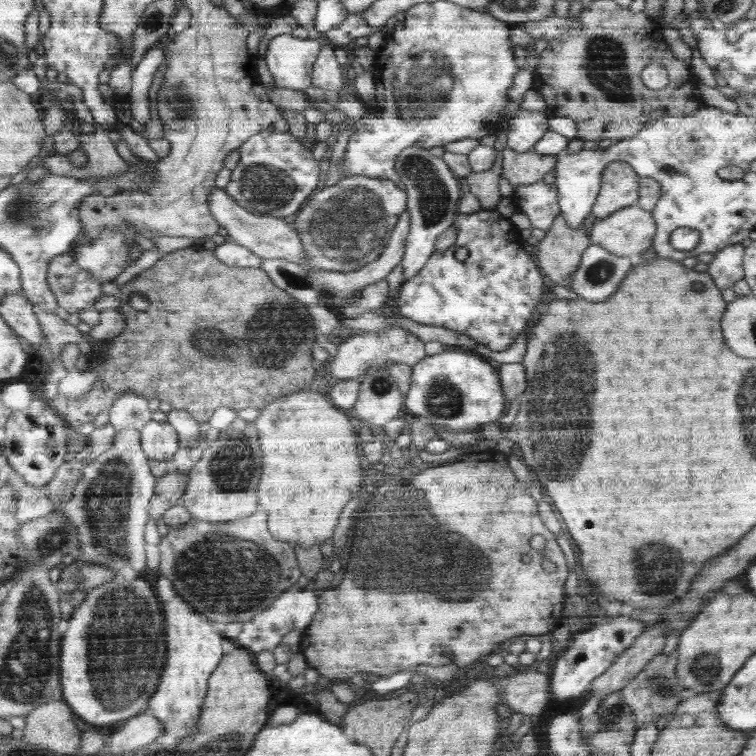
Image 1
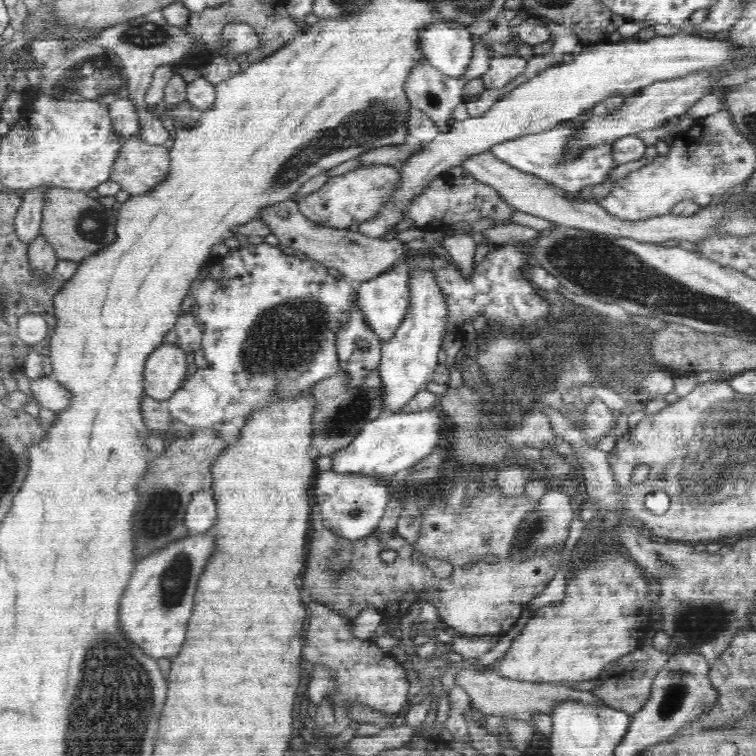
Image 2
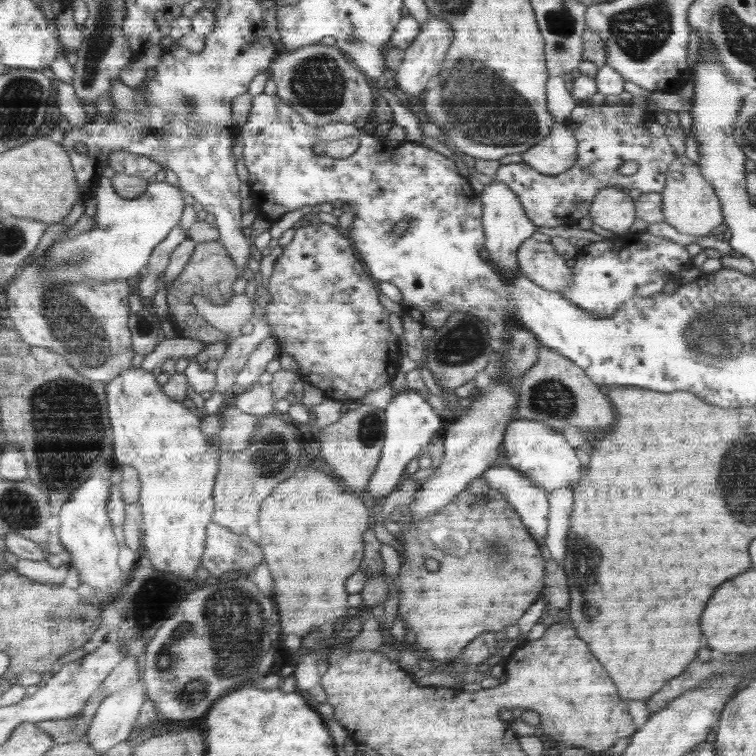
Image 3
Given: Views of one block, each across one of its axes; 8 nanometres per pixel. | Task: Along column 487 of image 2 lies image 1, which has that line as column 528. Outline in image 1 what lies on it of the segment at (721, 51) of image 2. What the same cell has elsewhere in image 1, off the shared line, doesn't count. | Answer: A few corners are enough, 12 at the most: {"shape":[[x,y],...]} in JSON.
{"shape":[[520,108],[507,121],[508,148],[524,153],[546,135],[544,111]]}

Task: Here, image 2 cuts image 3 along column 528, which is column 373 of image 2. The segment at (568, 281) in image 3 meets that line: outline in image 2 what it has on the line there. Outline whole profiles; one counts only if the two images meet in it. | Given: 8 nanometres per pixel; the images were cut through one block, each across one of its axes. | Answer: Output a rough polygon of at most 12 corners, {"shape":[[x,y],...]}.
{"shape":[[295,200],[255,218],[280,245],[356,285],[390,271],[404,243],[320,225]]}

